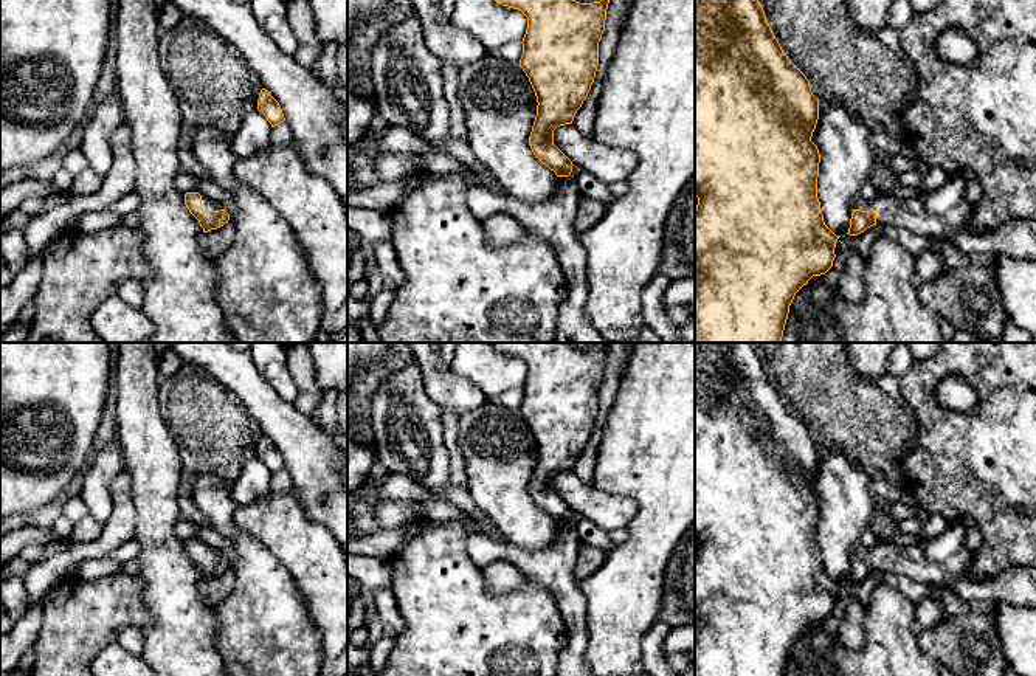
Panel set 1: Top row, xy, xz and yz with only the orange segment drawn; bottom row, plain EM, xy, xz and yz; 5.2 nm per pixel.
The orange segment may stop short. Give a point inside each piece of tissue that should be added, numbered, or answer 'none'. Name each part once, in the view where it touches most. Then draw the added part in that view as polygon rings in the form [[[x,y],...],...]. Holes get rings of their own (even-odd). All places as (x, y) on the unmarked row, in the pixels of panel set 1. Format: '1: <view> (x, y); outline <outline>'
1: xy (208, 551); outline [[[199,540],[202,543],[202,557],[203,558],[220,558],[223,557],[220,552],[217,552],[212,546],[206,544],[205,541]]]

